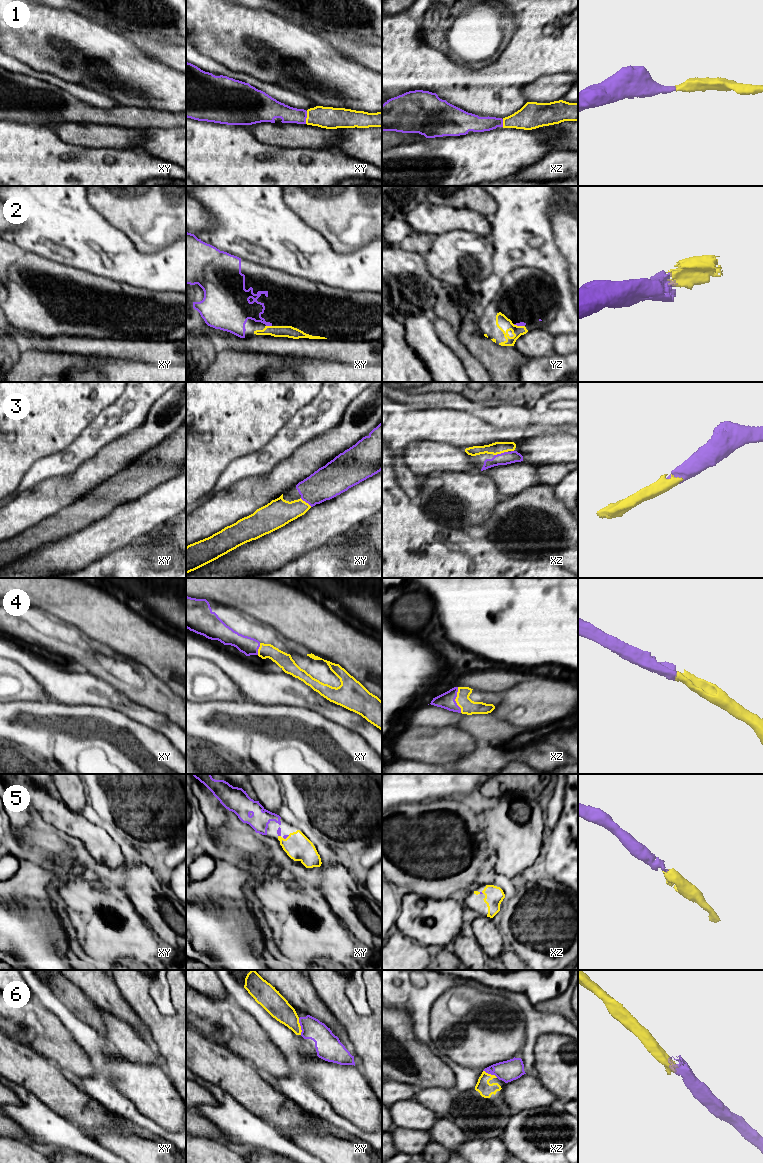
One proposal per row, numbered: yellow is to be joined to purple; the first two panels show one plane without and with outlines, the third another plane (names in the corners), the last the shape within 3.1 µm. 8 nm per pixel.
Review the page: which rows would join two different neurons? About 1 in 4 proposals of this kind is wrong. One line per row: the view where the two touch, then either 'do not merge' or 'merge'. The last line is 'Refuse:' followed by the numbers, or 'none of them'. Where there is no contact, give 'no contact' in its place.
1: meets purple in xy; merge
2: meets purple in xy; merge
3: meets purple in xz; merge
4: meets purple in xz; merge
5: meets purple in xy; merge
6: meets purple in xy; do not merge
Refuse: 6

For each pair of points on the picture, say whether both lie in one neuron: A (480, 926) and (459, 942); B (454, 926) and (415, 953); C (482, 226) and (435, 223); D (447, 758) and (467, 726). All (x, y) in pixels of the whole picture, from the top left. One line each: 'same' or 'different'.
A: different
B: different
C: same
D: different

